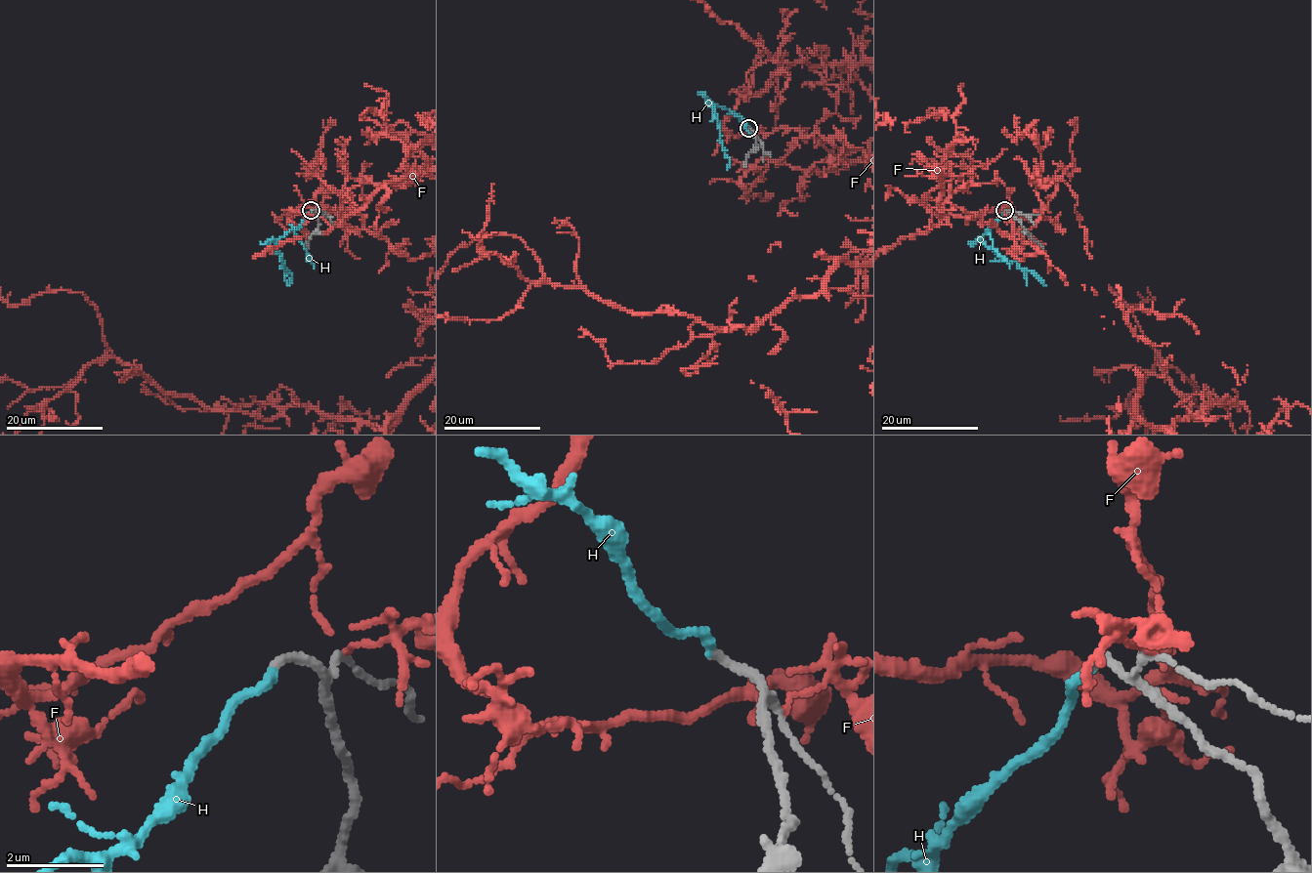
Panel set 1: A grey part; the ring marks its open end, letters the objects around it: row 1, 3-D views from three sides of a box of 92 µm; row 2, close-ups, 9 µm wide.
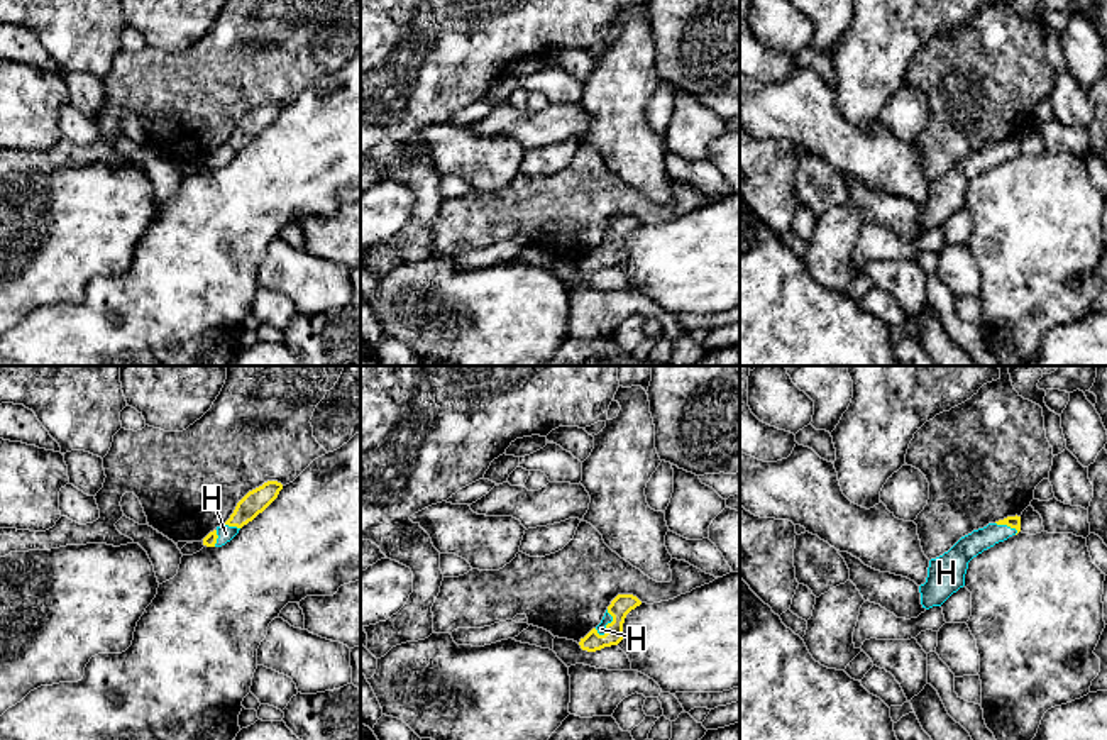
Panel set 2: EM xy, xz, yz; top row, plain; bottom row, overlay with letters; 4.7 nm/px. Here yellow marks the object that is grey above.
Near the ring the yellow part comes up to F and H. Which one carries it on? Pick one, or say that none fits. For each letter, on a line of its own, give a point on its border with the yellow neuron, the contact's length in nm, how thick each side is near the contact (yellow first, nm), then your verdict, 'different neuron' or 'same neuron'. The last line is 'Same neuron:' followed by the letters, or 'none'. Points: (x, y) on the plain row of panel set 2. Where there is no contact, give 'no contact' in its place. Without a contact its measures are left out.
F: no contact; different neuron
H: meets yellow in xz at (608, 244); contact 130 nm long; 100 nm thick on the yellow side, 50 nm on the other; same neuron
Same neuron: H

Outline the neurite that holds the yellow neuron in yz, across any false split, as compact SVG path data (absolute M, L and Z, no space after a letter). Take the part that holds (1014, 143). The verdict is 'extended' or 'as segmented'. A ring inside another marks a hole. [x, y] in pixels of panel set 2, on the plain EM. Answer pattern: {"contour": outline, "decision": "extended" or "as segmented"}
{"contour": "M1007 137L961 157L948 173L931 179L926 203L919 207L921 225L929 230L941 227L965 207L968 183L999 163L1021 152L1021 137Z", "decision": "extended"}

